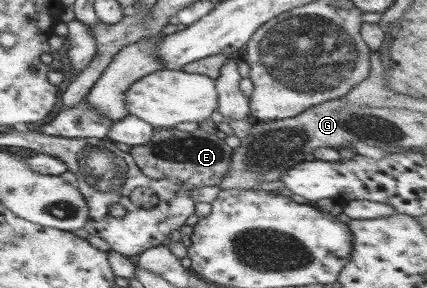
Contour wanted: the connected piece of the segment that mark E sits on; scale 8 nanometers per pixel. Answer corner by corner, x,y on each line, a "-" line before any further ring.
171,127
155,129
144,145
130,146
128,153
143,176
155,180
164,178
189,192
202,186
218,186
229,170
232,151
214,133
201,128
186,132

